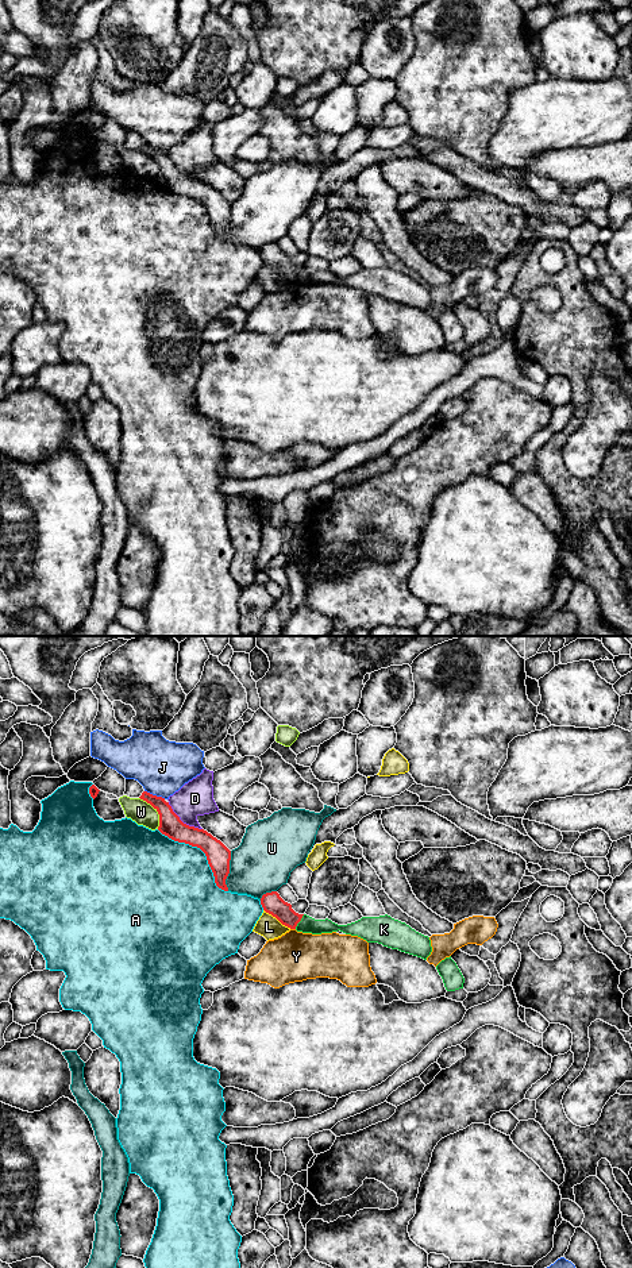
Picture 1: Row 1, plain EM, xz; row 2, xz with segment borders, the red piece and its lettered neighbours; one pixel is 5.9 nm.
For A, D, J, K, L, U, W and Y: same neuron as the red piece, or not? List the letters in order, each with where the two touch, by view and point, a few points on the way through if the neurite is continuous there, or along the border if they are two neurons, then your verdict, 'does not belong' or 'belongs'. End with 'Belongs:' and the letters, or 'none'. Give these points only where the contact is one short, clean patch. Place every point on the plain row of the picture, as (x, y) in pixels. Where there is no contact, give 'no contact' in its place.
A: contact xz (201, 201); does not belong
D: contact xz (181, 173); border xz (168, 154), (184, 174), (201, 181); does not belong
J: contact xz (155, 147); does not belong
K: contact xz (300, 272); border xz (304, 266), (295, 280); does not belong
L: contact xz (277, 270); border xz (264, 261), (291, 280); does not belong
U: contact xz (228, 223); does not belong
W: contact xz (157, 162); border xz (139, 149), (157, 164), (158, 180); does not belong
Y: contact xz (293, 280); does not belong
Belongs: none

